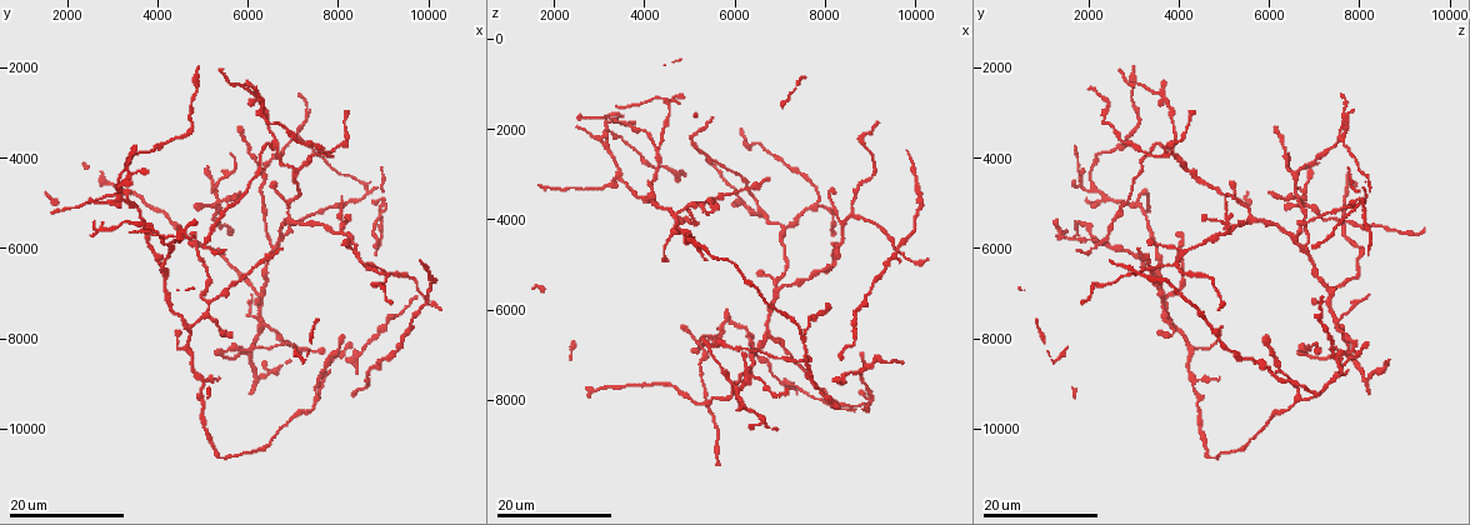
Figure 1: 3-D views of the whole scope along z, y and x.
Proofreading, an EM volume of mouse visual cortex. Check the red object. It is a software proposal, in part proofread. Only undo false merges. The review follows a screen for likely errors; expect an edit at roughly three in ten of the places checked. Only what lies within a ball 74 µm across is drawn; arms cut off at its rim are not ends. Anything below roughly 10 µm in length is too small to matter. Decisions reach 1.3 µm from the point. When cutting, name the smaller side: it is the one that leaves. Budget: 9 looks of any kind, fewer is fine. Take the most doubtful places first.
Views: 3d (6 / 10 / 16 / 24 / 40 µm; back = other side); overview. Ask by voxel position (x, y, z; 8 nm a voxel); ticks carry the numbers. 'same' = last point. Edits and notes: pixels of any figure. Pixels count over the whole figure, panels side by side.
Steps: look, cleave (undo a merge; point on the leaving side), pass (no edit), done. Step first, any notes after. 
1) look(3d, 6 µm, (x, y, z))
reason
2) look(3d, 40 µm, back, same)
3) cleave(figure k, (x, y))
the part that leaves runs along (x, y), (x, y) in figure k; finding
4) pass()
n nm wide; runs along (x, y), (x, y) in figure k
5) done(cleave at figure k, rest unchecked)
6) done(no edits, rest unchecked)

look(3d, 24 µm, (4300, 5850, 2350))
branch point

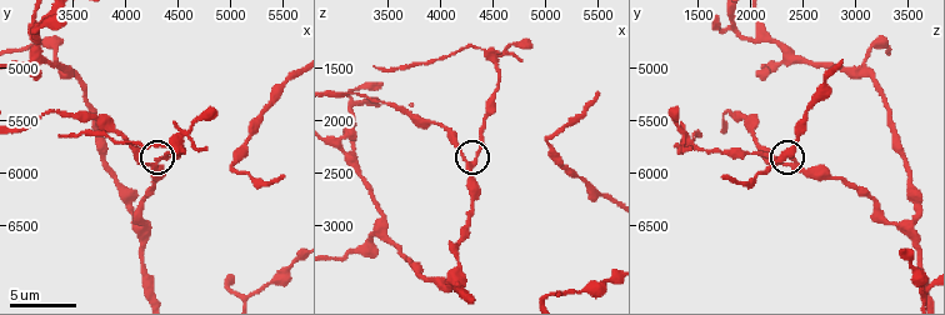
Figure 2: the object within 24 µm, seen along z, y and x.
look(3d, 6 µm, (4300, 5860, 2420))

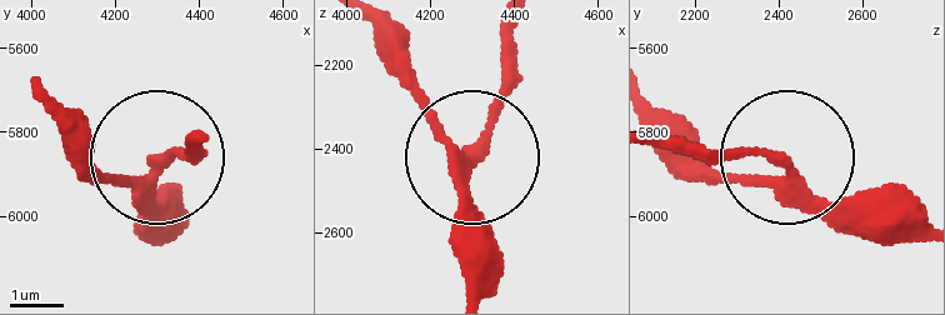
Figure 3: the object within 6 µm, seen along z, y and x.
pass()
runs along (914, 241), (860, 233), (793, 165), (690, 175) in figure 3; continuous, no second neuron

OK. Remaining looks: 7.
look(3d, 16 µm, (6900, 5400, 5650))
four arms meet

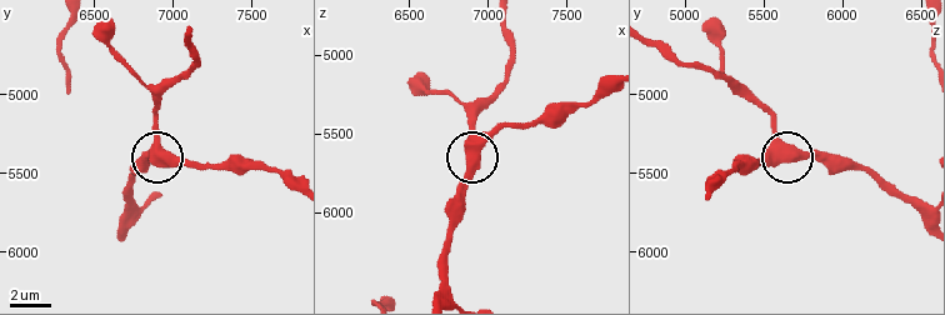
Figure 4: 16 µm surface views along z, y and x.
look(3d, 6 µm, (6940, 5400, 5640))

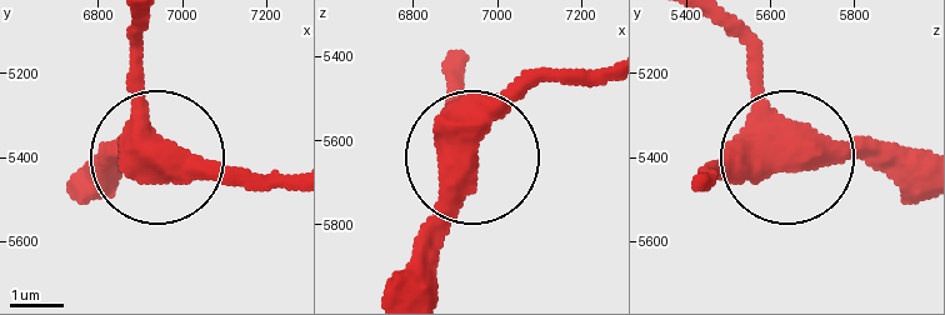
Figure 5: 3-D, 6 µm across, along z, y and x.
pass()
side arm 88 µm; runs along (730, 31), (763, 126), (784, 149), (914, 153) in figure 5; continuous, no second neuron

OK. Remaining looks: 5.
look(3d, 6 µm, (4160, 6540, 3460))
three-way junction

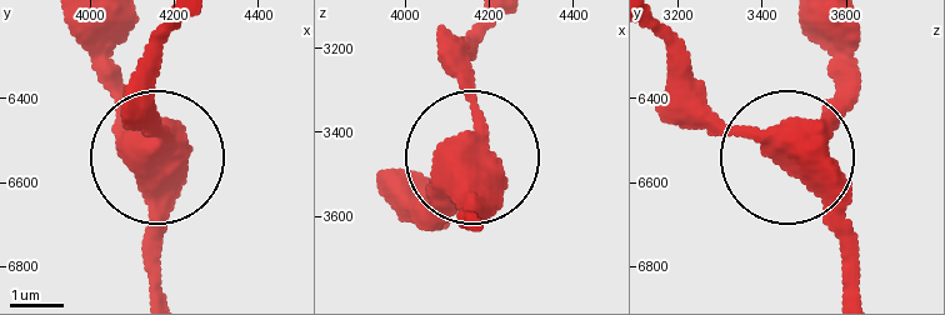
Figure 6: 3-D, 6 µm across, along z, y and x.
pass()
3 arms; runs along (68, 24), (163, 154), (149, 68) in figure 6; all the same neuron

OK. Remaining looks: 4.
look(3d, 16 µm, (7050, 4250, 4200))
three arms meet

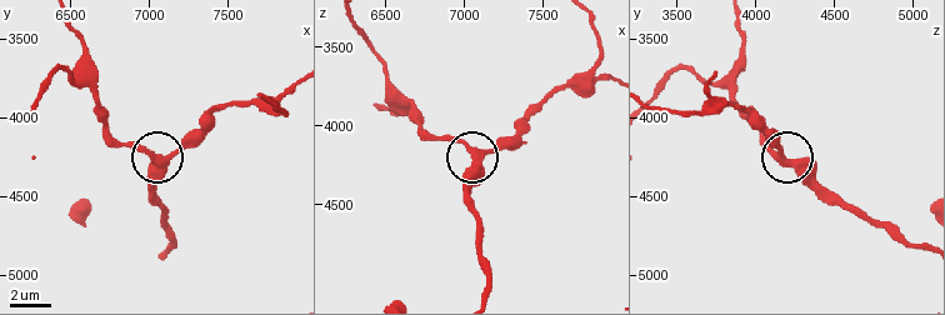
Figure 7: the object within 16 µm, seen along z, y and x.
look(3d, 6 µm, (7100, 4280, 4200))

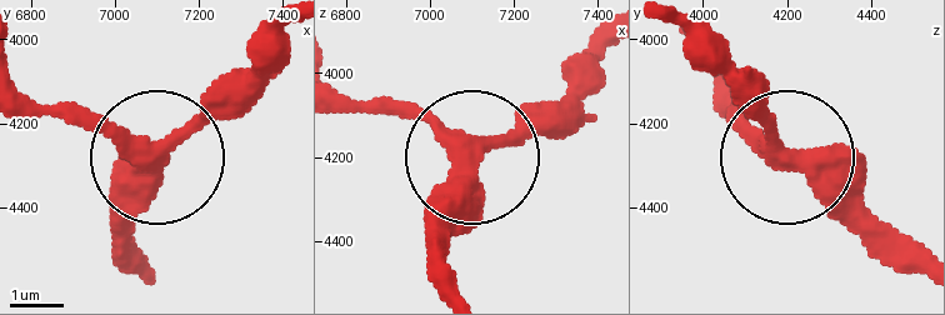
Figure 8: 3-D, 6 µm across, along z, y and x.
pass()
380 nm wide; runs along (721, 85), (784, 149), (721, 50) in figure 8; continuous, no second neuron

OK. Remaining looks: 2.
done(no edits, rest unchecked)

